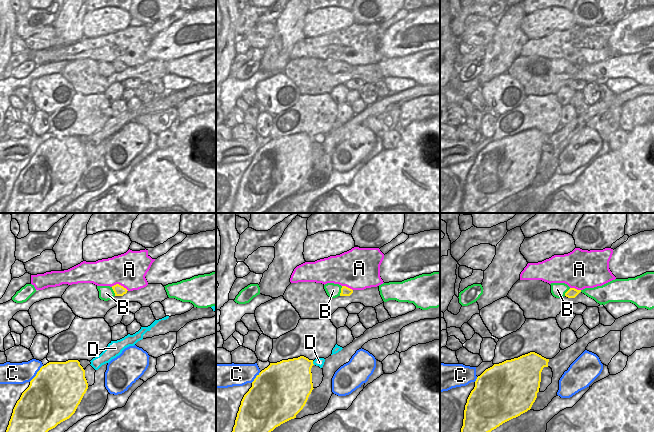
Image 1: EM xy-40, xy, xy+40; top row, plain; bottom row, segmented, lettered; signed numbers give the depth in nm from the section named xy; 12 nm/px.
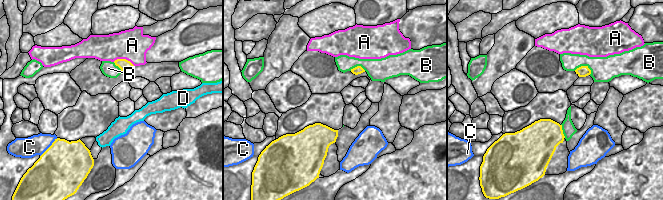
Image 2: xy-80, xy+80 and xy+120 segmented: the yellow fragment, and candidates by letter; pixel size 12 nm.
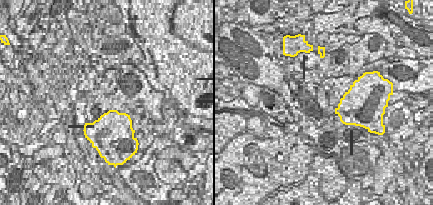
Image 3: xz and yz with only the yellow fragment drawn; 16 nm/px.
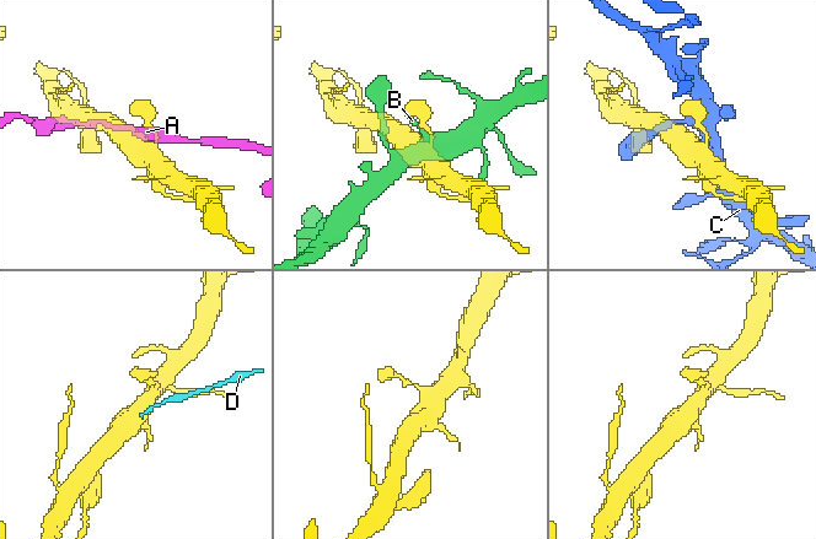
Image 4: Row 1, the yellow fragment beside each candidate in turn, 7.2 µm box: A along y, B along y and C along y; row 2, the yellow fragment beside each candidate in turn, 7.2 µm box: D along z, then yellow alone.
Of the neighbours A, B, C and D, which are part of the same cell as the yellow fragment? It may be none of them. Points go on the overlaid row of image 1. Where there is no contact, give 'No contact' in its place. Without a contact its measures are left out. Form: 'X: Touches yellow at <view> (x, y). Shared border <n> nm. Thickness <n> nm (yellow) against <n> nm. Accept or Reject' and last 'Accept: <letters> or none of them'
A: Touches yellow at xy-40 (120, 285). Shared border 220 nm. Thickness 130 nm (yellow) against 420 nm. Reject
B: Touches yellow at xy (341, 291). Shared border 130 nm. Thickness 120 nm (yellow) against 170 nm. Reject
C: Touches yellow at xy-40 (37, 373). Shared border 260 nm. Thickness 500 nm (yellow) against 260 nm. Reject
D: Touches yellow at xy (312, 363). Shared border 60 nm. Thickness 400 nm (yellow) against 100 nm. Reject
Accept: none of them.

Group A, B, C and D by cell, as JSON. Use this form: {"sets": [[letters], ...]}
{"sets": [["A"], ["B"], ["C"], ["D"]]}

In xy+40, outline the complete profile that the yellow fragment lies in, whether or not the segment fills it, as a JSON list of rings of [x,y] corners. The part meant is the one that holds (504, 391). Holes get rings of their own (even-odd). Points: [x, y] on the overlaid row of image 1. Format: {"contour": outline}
{"contour": [[[530,352],[486,369],[477,377],[467,399],[461,432],[491,432],[530,410],[539,392],[541,372],[548,367],[548,362],[549,359]]]}

